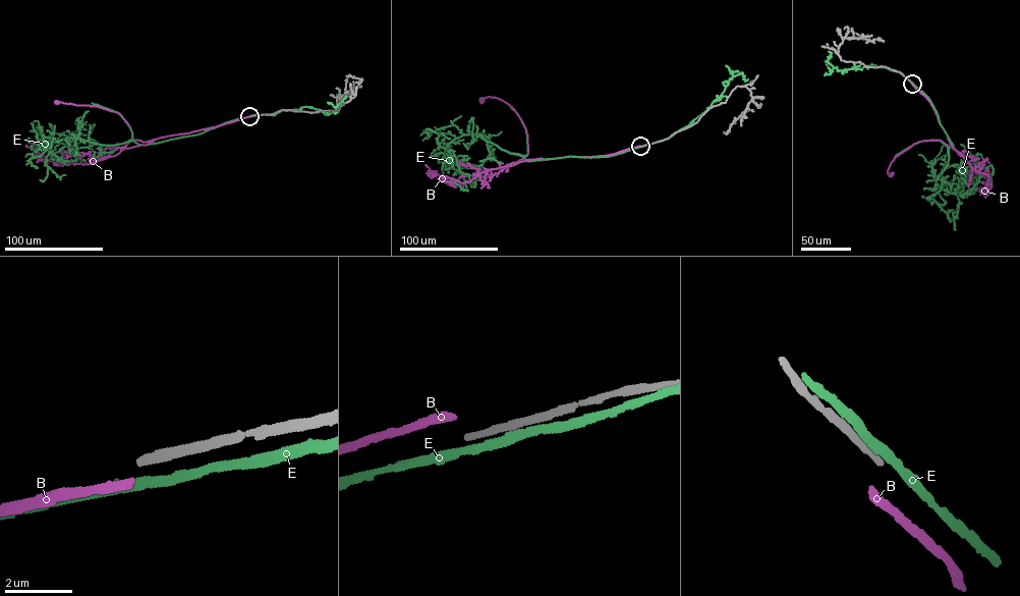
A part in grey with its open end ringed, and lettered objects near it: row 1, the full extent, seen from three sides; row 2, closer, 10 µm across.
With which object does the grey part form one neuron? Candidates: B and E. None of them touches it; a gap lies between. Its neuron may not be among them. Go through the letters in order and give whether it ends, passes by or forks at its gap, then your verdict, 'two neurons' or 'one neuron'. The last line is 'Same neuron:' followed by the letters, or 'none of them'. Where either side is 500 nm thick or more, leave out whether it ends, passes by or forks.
B: it ends there; two neurons
E: it passes by; two neurons
Same neuron: none of them

